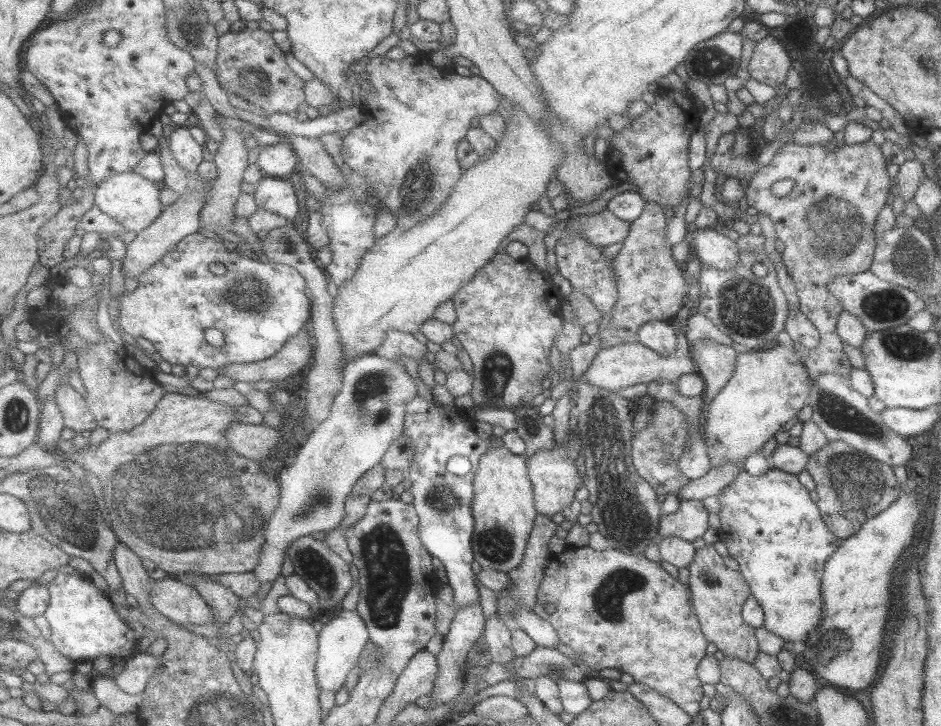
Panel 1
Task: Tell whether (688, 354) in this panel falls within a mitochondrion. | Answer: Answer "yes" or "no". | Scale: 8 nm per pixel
no

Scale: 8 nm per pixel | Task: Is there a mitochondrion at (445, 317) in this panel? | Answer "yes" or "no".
no

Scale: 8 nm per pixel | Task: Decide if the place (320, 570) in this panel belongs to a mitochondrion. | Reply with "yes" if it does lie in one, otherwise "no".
yes

